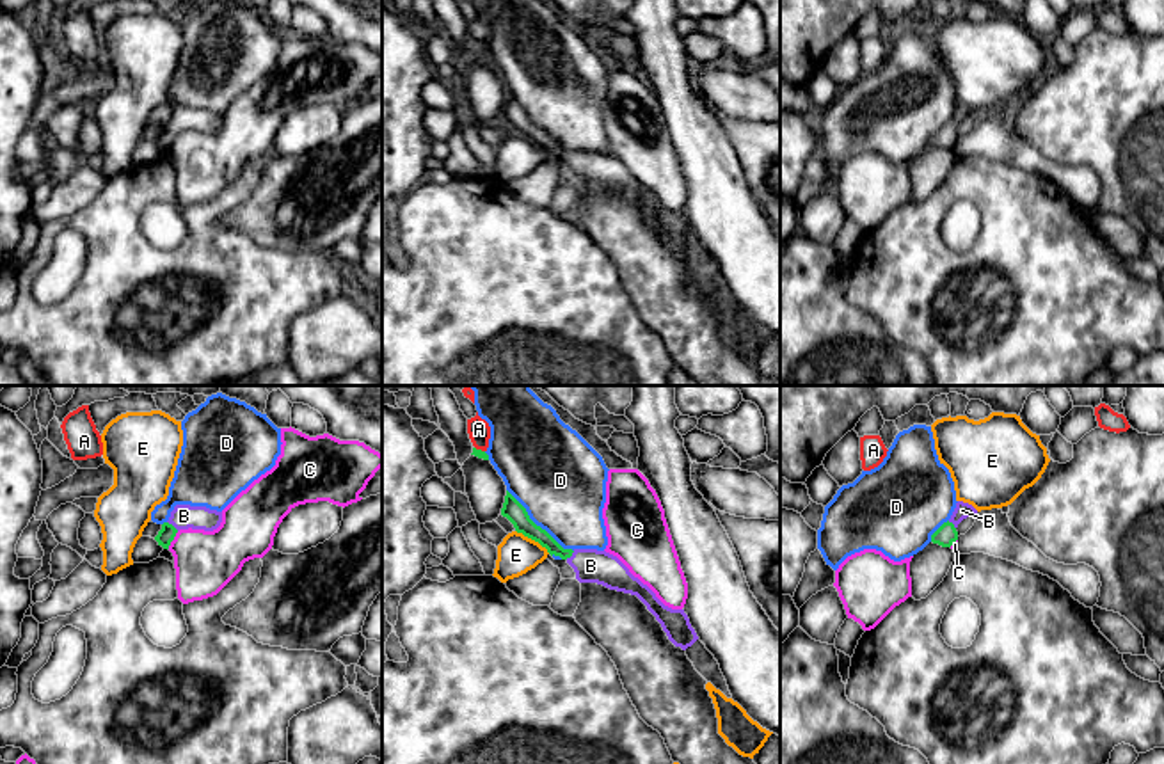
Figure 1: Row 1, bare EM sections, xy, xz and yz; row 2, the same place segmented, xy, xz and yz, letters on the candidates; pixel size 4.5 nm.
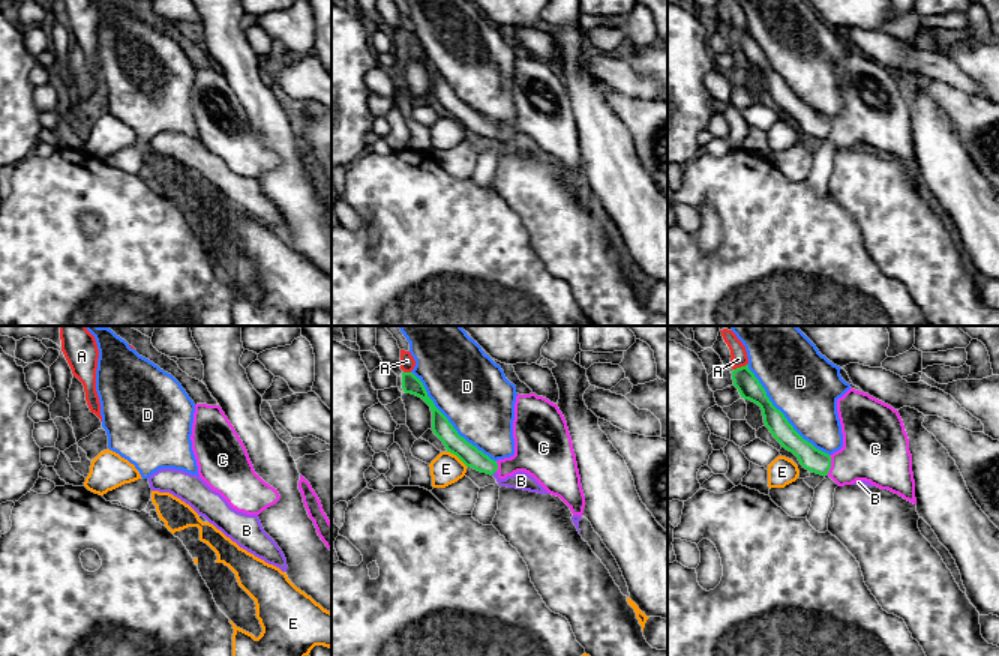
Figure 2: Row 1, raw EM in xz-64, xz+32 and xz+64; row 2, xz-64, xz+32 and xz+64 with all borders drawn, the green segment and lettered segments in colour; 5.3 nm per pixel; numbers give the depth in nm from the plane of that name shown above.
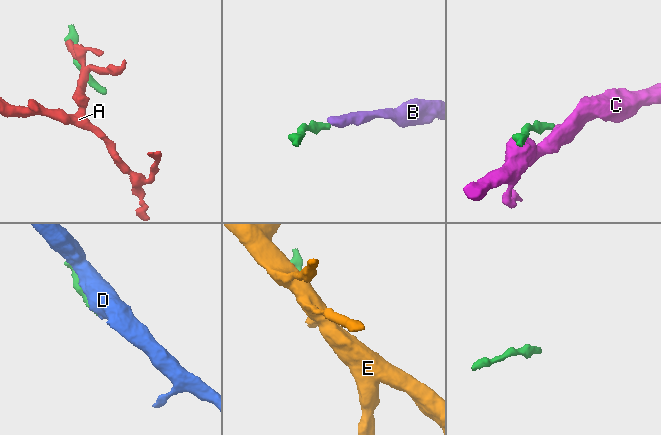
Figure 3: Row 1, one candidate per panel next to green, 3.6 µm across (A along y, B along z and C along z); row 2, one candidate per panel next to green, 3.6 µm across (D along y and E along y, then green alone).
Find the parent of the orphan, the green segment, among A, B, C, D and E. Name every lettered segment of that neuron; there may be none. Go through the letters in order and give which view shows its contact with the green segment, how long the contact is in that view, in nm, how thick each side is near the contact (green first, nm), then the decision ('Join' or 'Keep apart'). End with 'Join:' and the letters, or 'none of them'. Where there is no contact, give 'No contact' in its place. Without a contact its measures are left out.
A: Touches green in xz. Shared border 50 nm. Thickness 40 nm (green) against 100 nm. Keep apart
B: Touches green in xy. Shared border 70 nm. Thickness 80 nm (green) against 110 nm. Join
C: Touches green in xy. Shared border 90 nm. Thickness 80 nm (green) against 280 nm. Keep apart
D: Touches green in xz. Shared border 420 nm. Thickness 90 nm (green) against 400 nm. Keep apart
E: Touches green in xz. Shared border 190 nm. Thickness 90 nm (green) against 180 nm. Keep apart
Join: B

